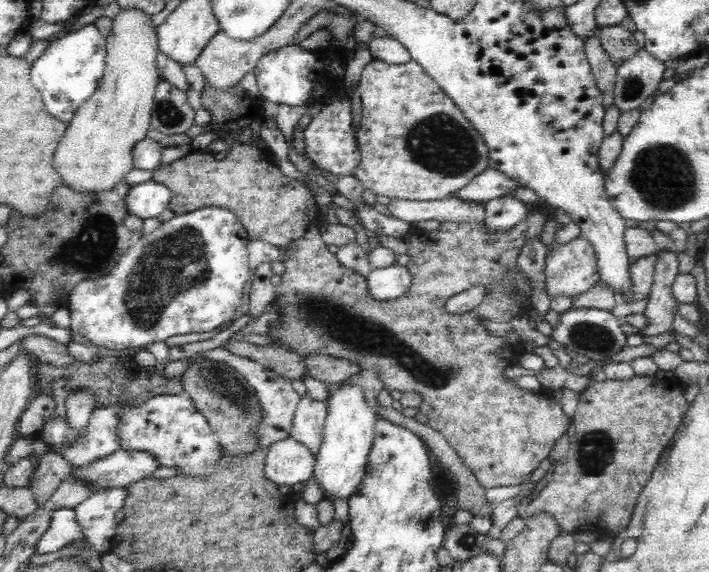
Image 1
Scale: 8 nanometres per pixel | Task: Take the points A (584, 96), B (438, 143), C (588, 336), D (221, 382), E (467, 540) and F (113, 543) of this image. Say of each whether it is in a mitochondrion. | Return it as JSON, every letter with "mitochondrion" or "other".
{"A":"other","B":"mitochondrion","C":"mitochondrion","D":"mitochondrion","E":"mitochondrion","F":"other"}

